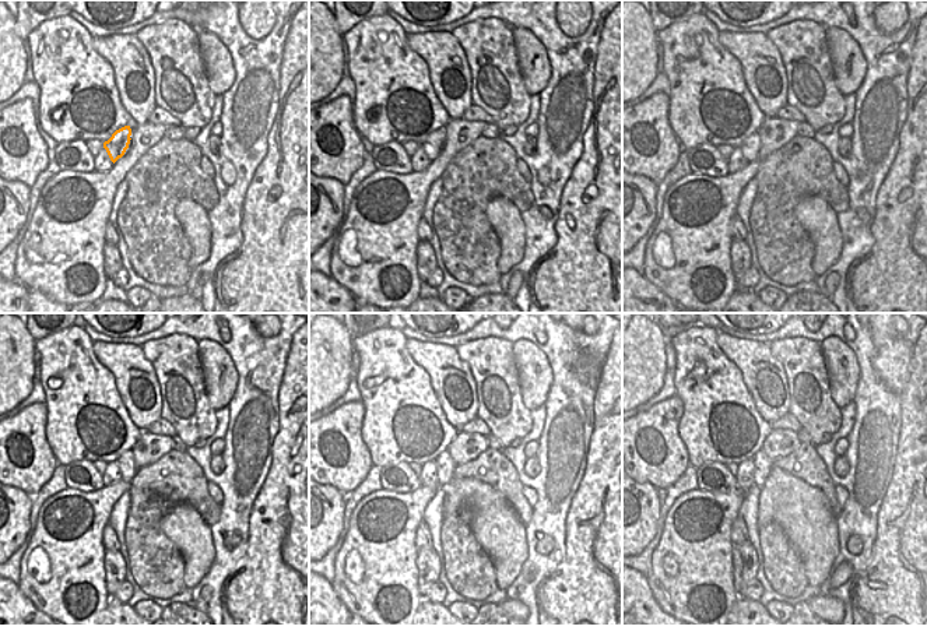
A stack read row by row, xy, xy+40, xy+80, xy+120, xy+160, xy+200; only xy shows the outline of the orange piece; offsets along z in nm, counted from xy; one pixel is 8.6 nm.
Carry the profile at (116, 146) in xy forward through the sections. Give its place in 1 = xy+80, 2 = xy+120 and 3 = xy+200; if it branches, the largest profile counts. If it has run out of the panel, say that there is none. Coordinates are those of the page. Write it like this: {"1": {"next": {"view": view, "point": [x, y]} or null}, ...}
{"1": {"next": {"view": "xy+80", "point": [750, 148]}}, "2": {"next": {"view": "xy+120", "point": [126, 463]}}, "3": {"next": {"view": "xy+200", "point": [762, 466]}}}

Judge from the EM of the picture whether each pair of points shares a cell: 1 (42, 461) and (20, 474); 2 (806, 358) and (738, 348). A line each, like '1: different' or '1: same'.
1: same
2: different

